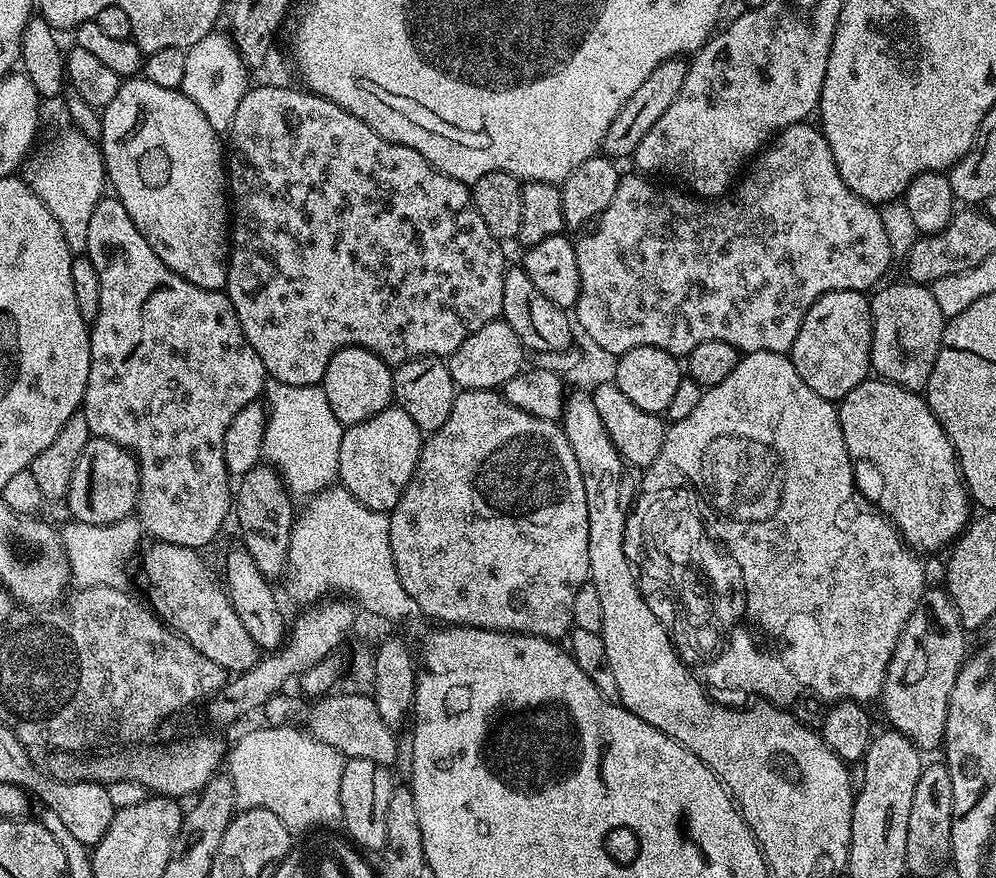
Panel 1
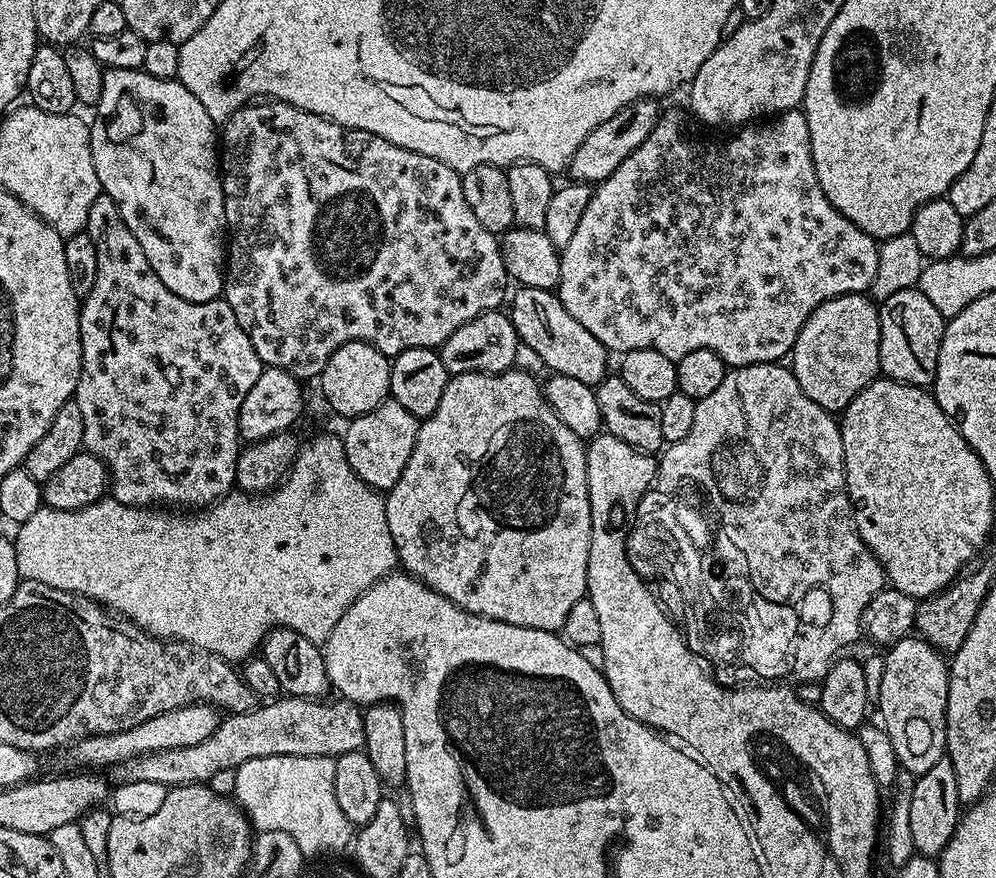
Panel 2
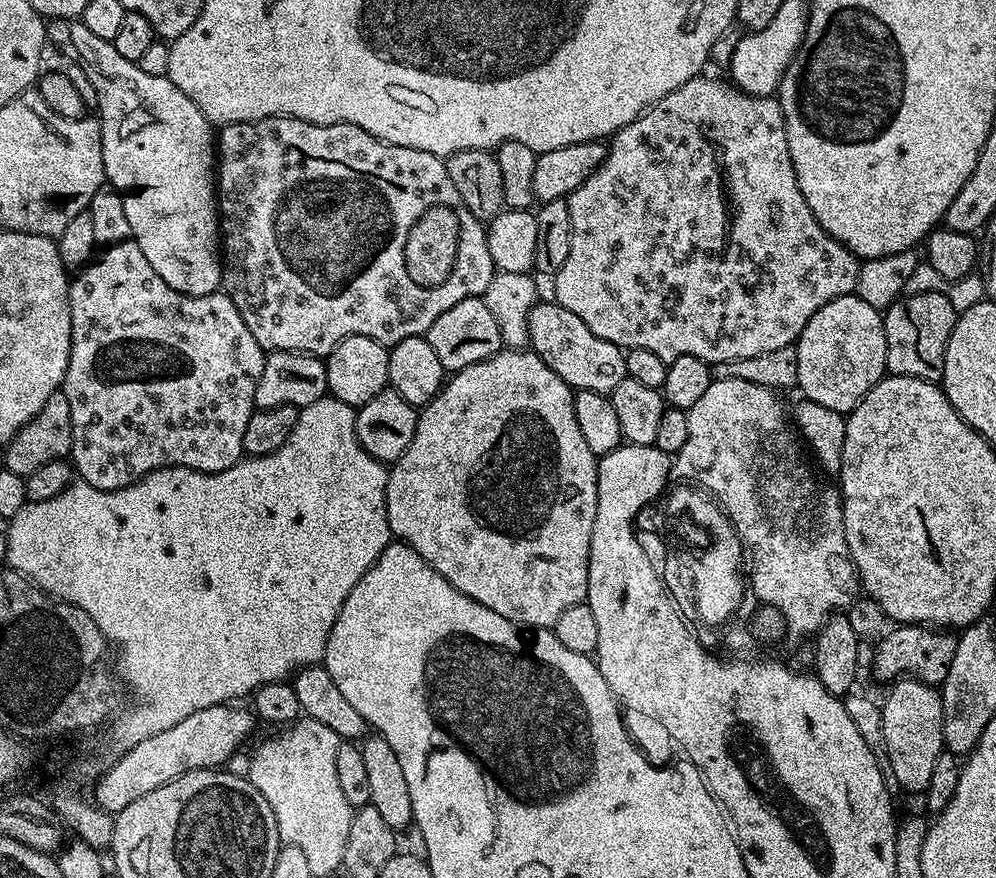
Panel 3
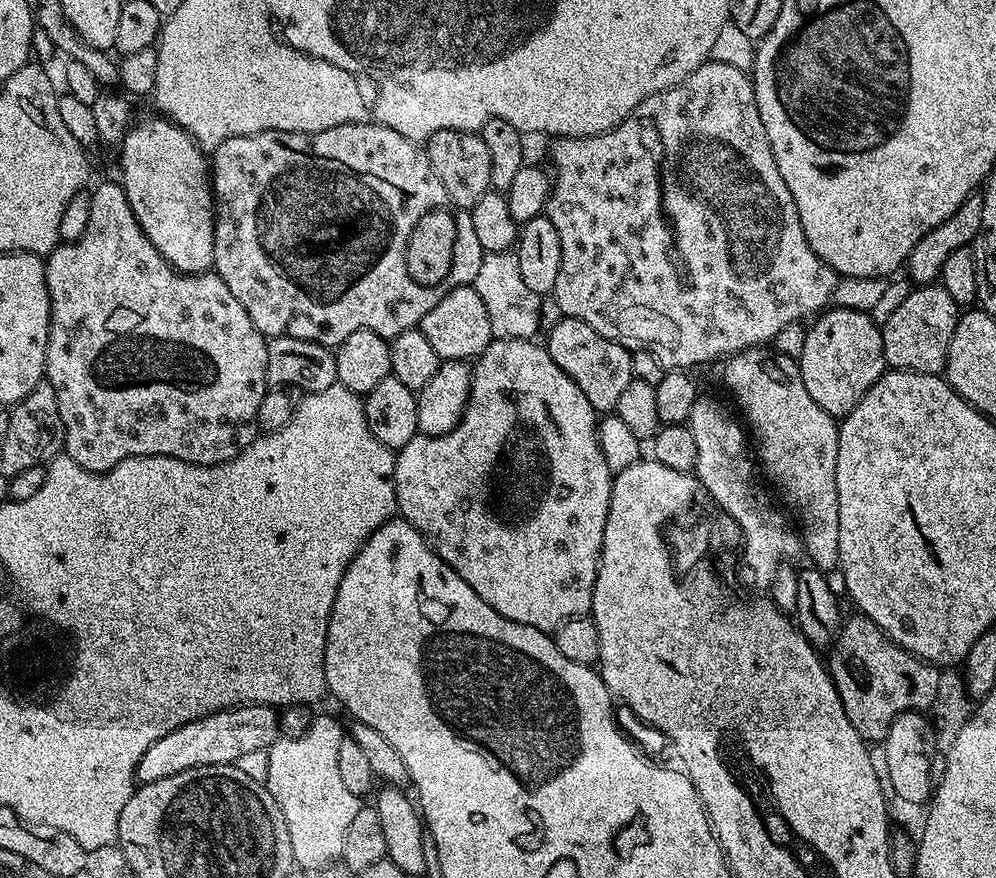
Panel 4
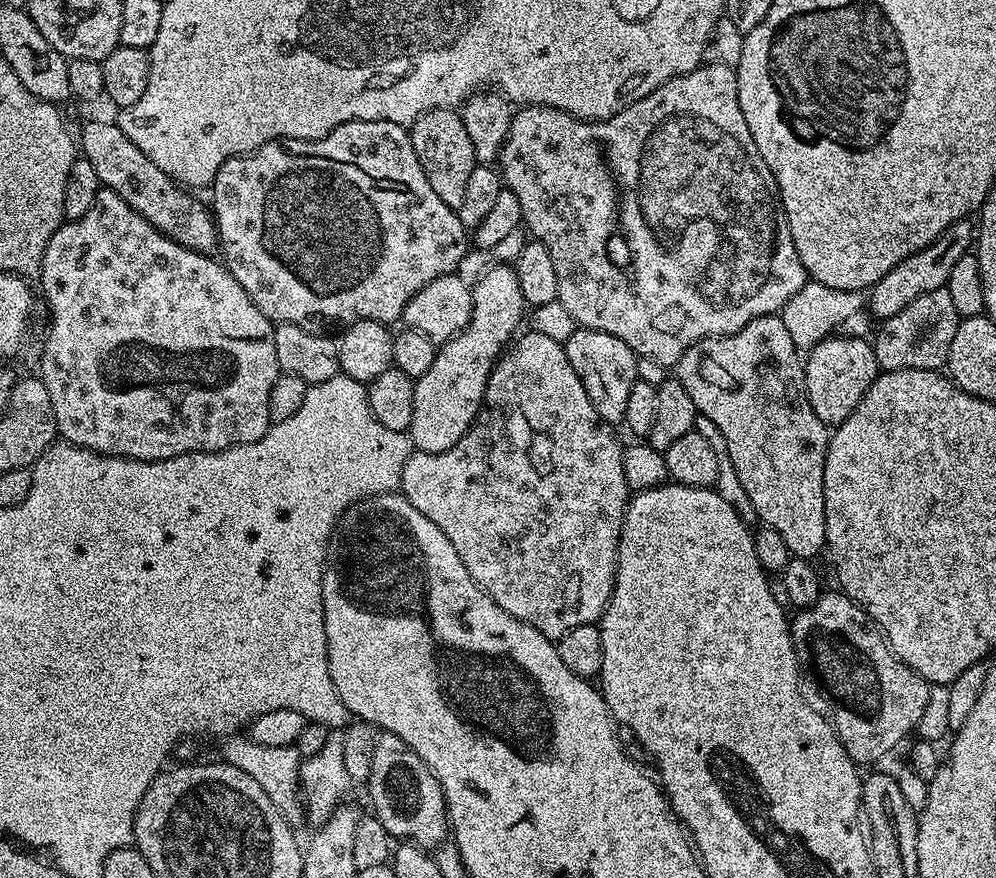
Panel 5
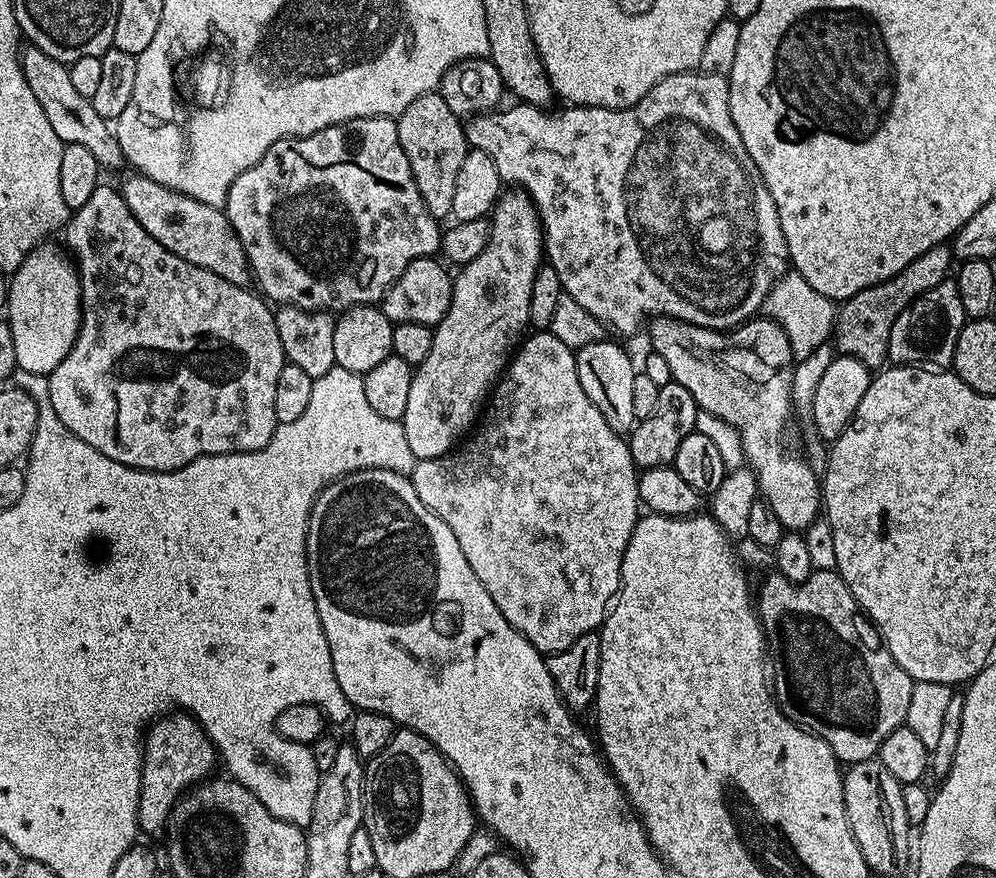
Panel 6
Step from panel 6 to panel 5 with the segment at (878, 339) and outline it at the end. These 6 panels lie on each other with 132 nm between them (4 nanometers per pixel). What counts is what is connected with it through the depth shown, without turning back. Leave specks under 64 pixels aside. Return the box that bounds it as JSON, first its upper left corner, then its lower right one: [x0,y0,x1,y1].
[867,218,974,322]

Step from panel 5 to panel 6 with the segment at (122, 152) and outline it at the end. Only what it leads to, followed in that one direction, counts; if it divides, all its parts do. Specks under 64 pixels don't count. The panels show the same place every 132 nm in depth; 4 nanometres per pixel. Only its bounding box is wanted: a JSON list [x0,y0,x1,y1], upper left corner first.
[118,171,253,288]

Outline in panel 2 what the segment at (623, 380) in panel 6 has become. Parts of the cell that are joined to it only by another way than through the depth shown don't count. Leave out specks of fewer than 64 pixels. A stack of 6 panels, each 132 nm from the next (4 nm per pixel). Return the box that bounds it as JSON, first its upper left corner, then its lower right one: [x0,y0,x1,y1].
[510,286,609,386]

